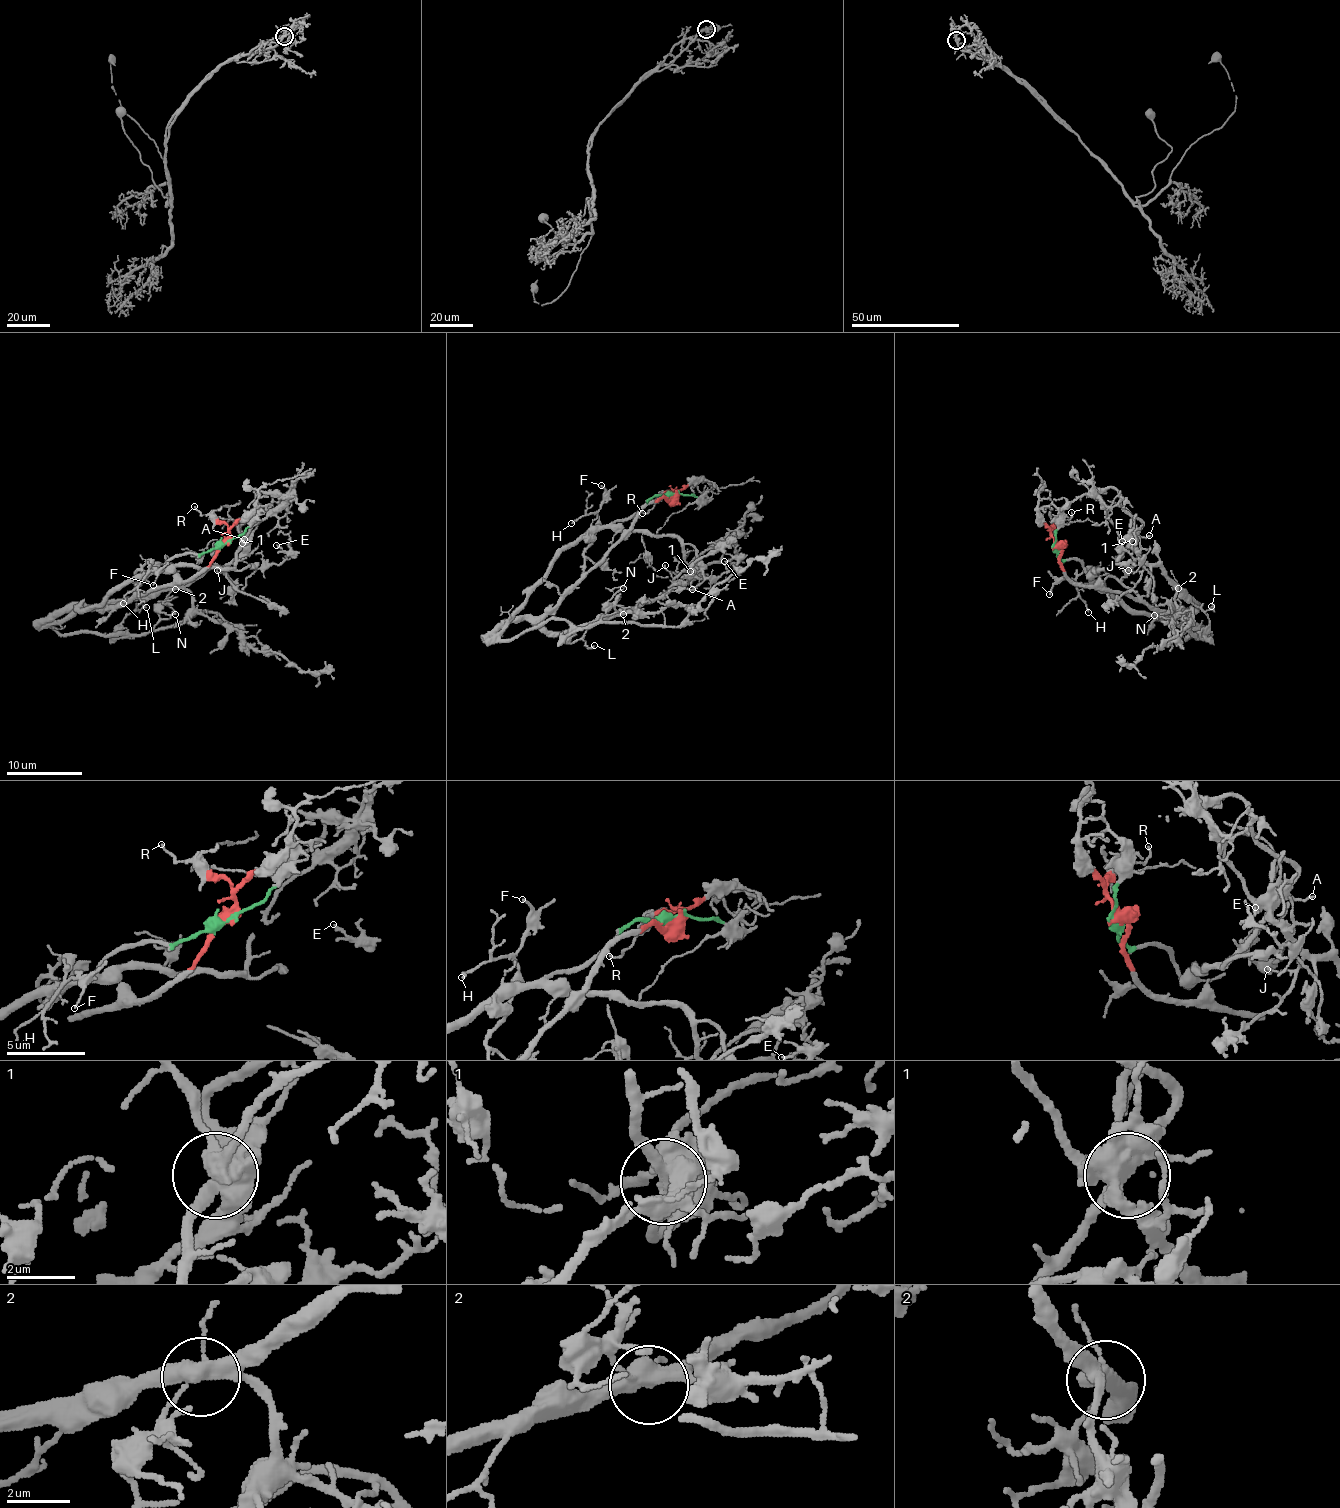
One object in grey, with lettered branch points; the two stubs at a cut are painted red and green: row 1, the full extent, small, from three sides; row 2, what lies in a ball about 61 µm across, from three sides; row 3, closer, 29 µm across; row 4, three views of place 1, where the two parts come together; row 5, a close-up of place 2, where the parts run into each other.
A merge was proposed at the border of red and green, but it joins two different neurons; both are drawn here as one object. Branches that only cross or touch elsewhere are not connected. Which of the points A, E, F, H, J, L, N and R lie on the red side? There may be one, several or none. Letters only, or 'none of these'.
F, H, J, L, R

